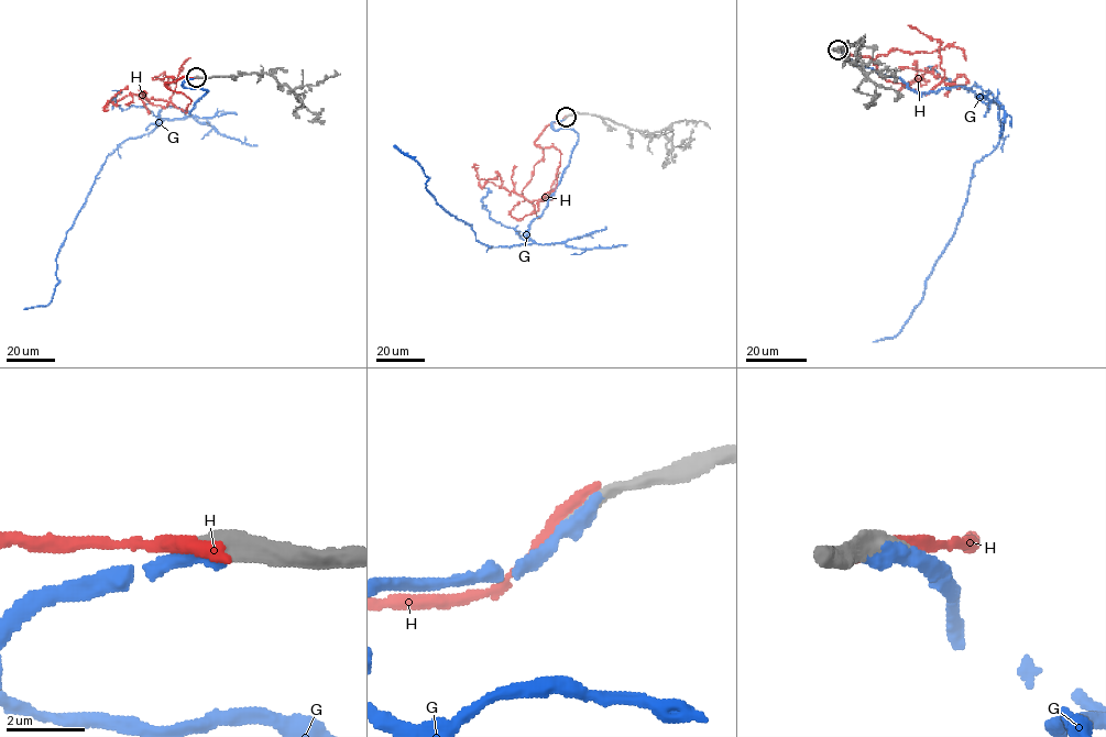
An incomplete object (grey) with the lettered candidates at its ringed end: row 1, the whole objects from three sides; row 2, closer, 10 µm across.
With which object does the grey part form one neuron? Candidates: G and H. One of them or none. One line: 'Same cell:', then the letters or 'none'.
Same cell: G

